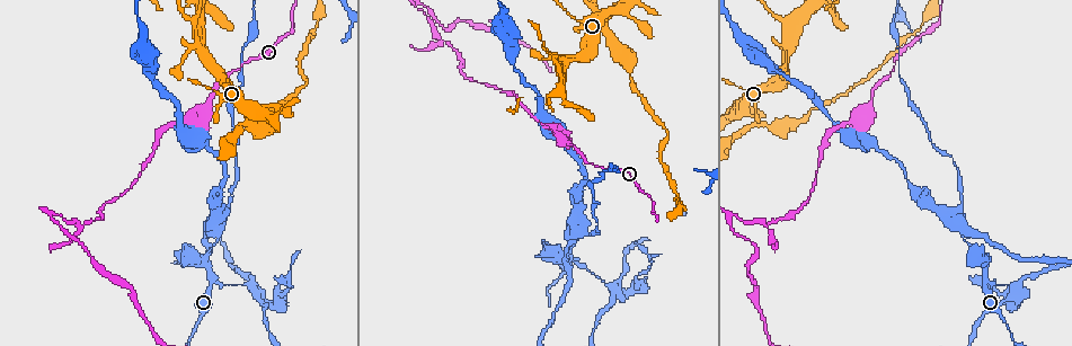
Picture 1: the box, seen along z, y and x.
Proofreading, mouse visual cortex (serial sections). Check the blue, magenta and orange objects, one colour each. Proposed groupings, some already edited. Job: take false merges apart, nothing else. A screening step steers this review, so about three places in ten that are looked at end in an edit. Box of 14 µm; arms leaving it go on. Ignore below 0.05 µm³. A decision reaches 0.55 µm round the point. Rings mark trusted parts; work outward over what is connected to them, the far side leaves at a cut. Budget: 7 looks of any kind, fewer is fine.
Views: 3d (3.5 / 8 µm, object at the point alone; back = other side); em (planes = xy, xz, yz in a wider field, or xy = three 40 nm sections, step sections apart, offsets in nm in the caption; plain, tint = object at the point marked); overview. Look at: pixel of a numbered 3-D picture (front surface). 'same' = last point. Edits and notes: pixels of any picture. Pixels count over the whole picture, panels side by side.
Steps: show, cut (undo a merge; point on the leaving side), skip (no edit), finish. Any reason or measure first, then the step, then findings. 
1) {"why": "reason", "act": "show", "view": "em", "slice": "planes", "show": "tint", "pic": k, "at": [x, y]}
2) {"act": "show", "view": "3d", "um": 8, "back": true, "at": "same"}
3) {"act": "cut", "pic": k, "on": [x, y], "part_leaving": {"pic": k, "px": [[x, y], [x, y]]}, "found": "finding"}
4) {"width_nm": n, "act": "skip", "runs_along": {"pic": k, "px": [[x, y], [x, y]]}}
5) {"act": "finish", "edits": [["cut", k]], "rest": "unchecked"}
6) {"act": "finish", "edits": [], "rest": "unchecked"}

{"why": "a fork", "act": "show", "view": "3d", "um": 8, "pic": 1, "at": [196, 121]}

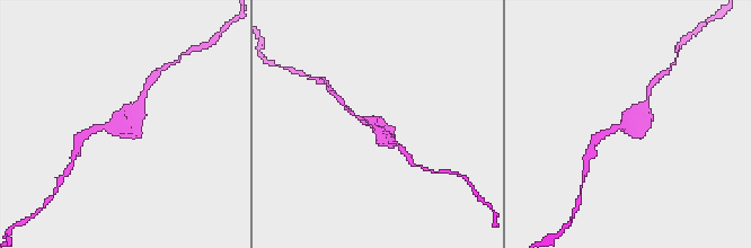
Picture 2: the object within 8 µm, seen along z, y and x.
{"why": "closer look", "act": "show", "view": "3d", "um": 3.5, "pic": 2, "at": [629, 126]}

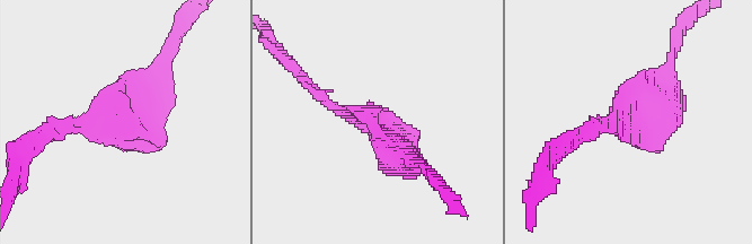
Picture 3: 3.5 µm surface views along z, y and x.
{"why": "shape alone is not enough", "act": "show", "view": "em", "slice": "xy", "step": 3, "show": "tint", "pic": 3, "at": [125, 125]}

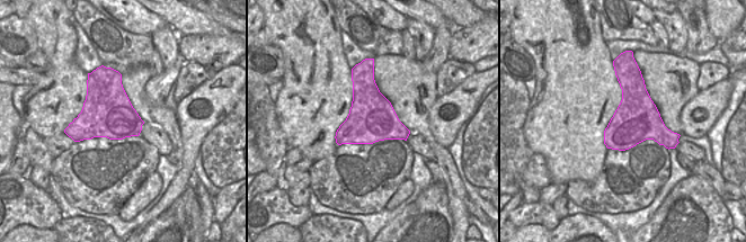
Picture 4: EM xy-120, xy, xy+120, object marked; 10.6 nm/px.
{"act": "skip", "found": "one cell here"}

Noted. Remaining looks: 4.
{"why": "three arms meet", "act": "show", "view": "3d", "um": 8, "pic": 1, "at": [753, 115]}

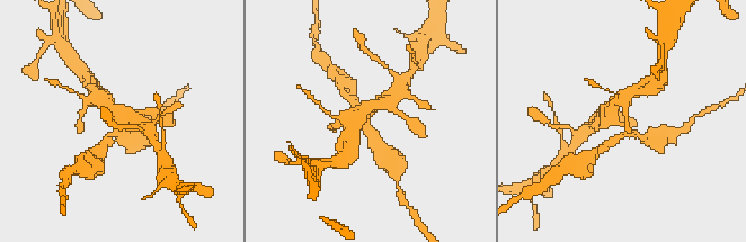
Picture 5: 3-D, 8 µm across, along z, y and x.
{"arms": 3, "arm_widths_nm": [200, 200, 450], "why": "now the EM", "act": "show", "view": "em", "slice": "xy", "step": 5, "show": "tint", "pic": 5, "at": [369, 126]}

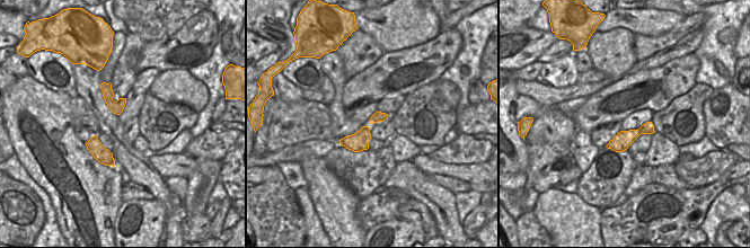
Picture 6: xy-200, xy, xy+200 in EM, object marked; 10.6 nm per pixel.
{"act": "cut", "pic": 5, "on": [375, 148], "part_leaving": {"pic": 5, "px": [[374, 130], [392, 168]]}, "found": "a second cell is stuck on"}

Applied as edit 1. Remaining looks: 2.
{"act": "finish", "edits": [["cut", 5]], "rest": "unchecked"}

